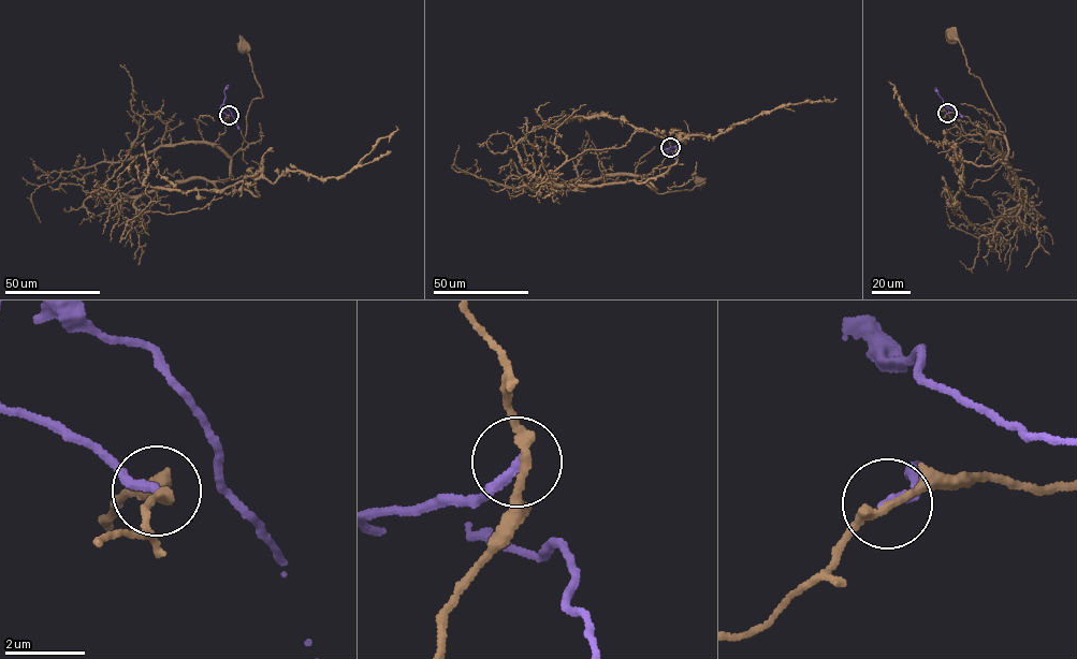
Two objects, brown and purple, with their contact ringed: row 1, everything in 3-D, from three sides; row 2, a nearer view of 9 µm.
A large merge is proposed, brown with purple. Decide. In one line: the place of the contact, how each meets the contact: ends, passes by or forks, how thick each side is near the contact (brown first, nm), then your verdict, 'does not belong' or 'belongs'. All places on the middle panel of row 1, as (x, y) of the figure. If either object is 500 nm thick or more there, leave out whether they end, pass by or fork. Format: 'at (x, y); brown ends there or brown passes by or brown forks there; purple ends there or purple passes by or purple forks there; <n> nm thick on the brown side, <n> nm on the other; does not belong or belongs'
at (670, 147); brown passes by; purple ends there; 220 nm thick on the brown side, 240 nm on the other; does not belong

